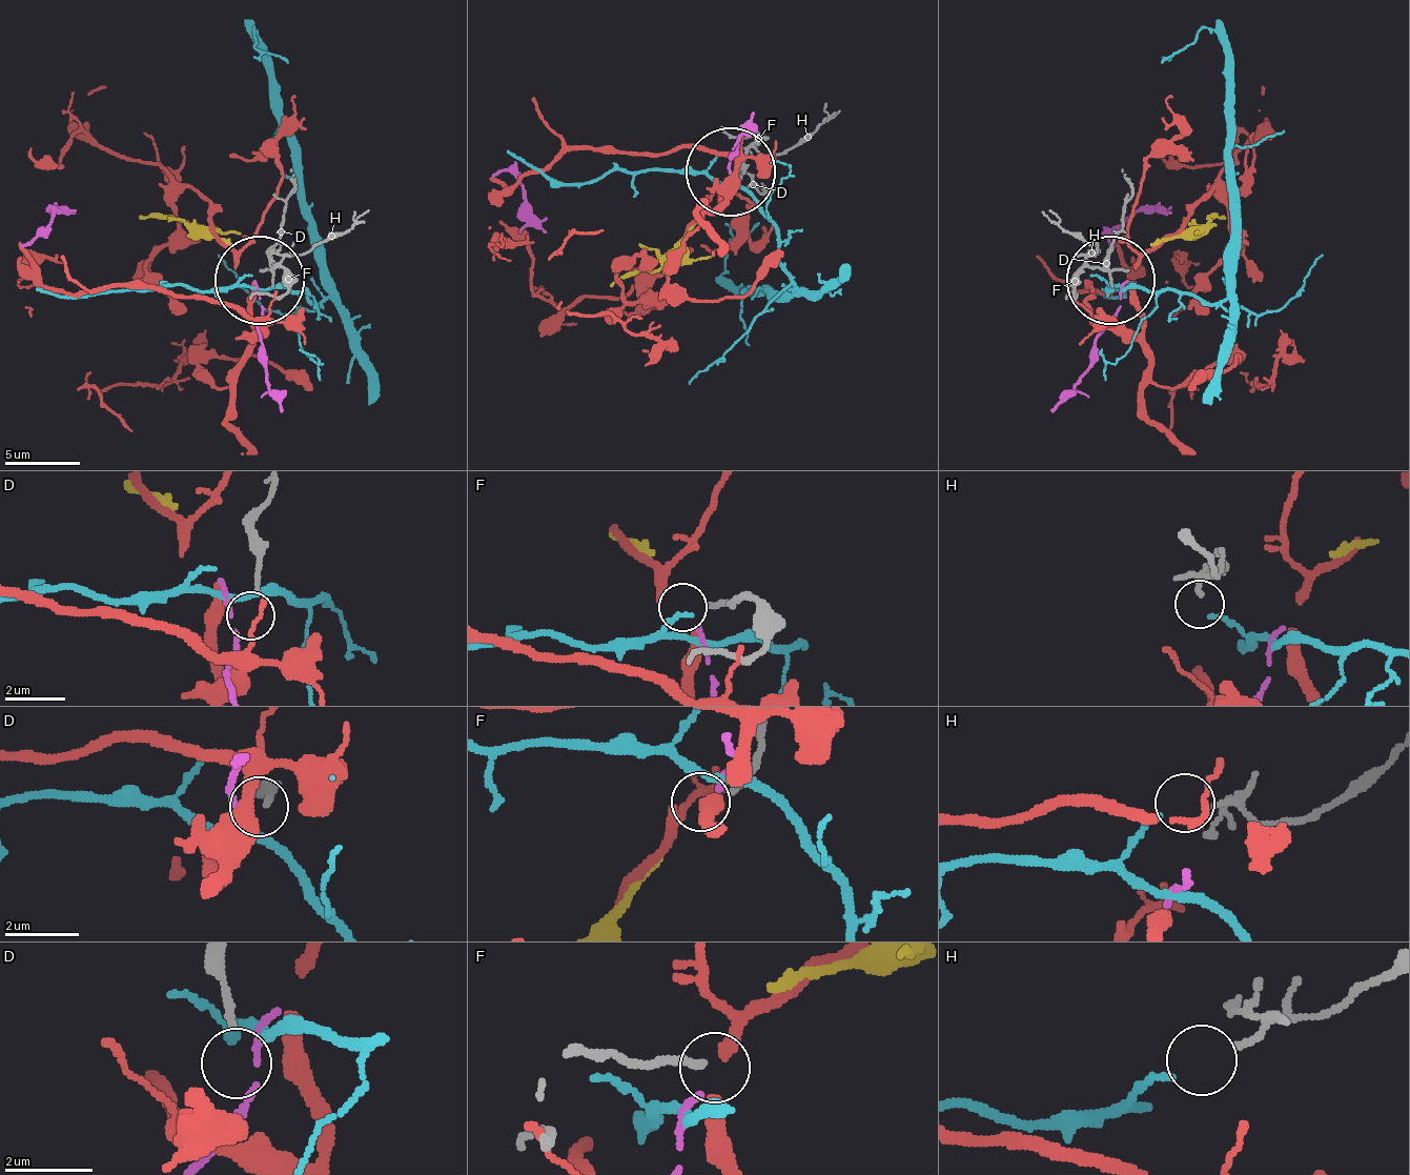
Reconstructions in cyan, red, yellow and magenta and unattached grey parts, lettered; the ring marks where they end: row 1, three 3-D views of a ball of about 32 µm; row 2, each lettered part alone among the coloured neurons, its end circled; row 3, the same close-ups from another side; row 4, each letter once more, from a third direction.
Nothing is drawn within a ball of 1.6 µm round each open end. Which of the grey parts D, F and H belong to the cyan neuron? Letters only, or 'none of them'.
H

